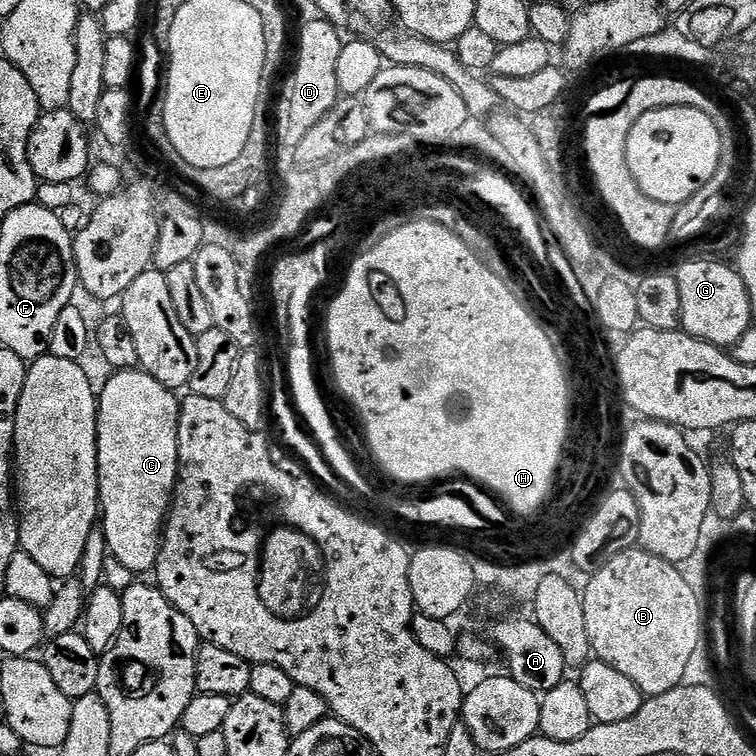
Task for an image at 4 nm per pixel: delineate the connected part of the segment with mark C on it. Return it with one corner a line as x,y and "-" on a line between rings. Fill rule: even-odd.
129,370
127,372
113,371
112,377
98,392
98,411
96,413
96,445
98,446
98,478
100,479
100,506
102,509
102,535
107,548
122,567
128,572
151,573
156,566
156,559
160,553
162,533
168,518
168,509
172,507
172,493
176,490
176,476
180,472
178,462
178,422
180,421
180,405
177,393
173,389
162,386
153,376
143,370

